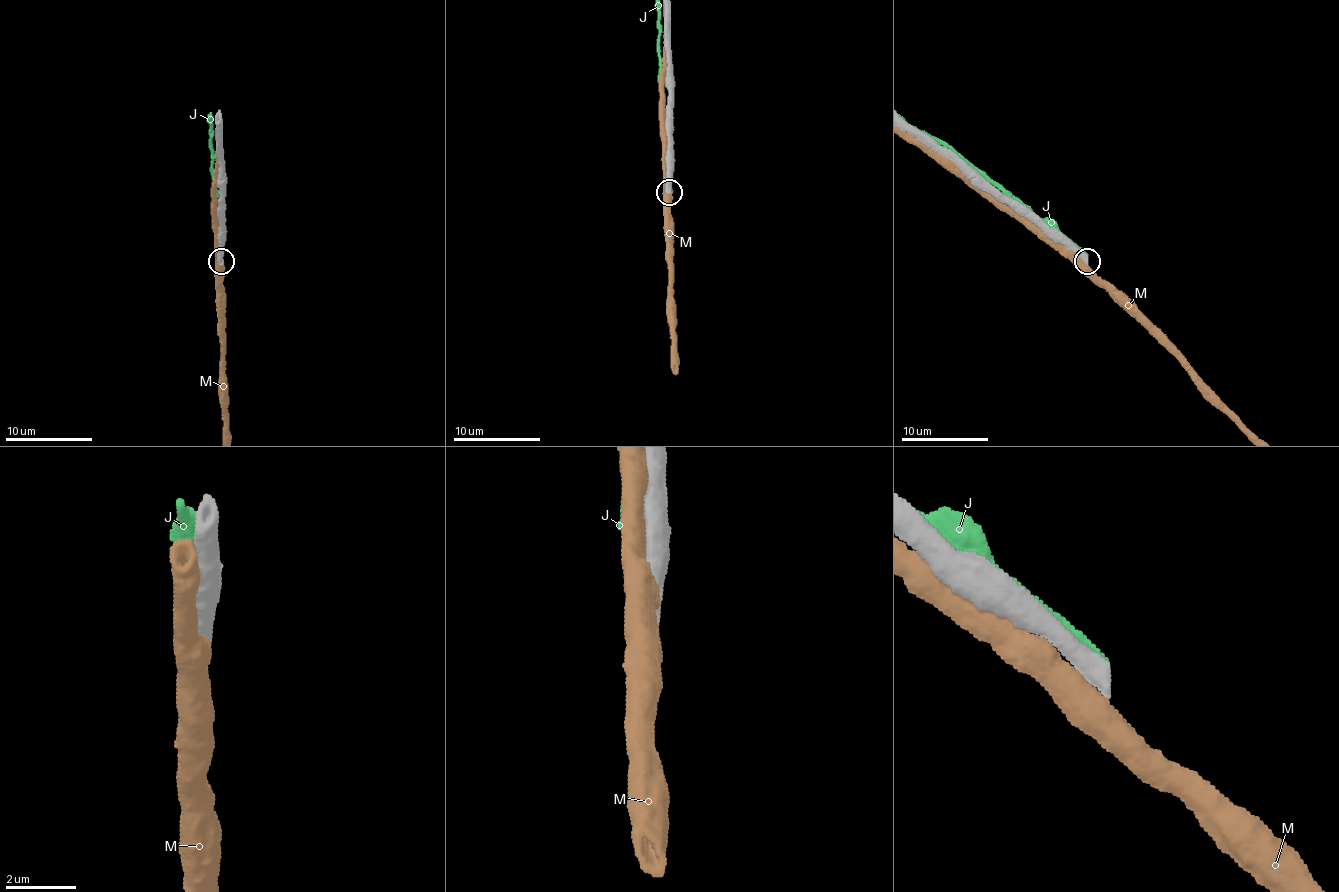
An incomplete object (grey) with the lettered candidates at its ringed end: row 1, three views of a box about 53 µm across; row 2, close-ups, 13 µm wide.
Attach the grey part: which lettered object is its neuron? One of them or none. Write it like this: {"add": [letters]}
{"add": []}

